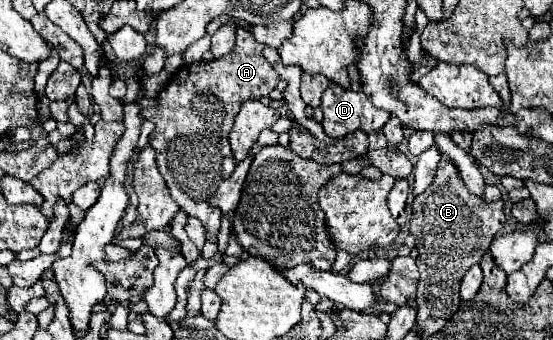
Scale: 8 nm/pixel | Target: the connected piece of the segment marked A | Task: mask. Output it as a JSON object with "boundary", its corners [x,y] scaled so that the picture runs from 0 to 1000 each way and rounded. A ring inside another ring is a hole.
{"boundary":[[[450,88],[429,94],[421,153],[385,182],[331,188],[288,271],[284,306],[259,324],[259,341],[280,365],[269,424],[284,453],[284,494],[302,535],[306,571],[331,624],[363,647],[371,700],[385,718],[392,718],[400,624],[378,606],[378,582],[425,494],[414,435],[421,353],[439,300],[486,282],[505,241],[505,218],[476,165],[476,141]]]}

